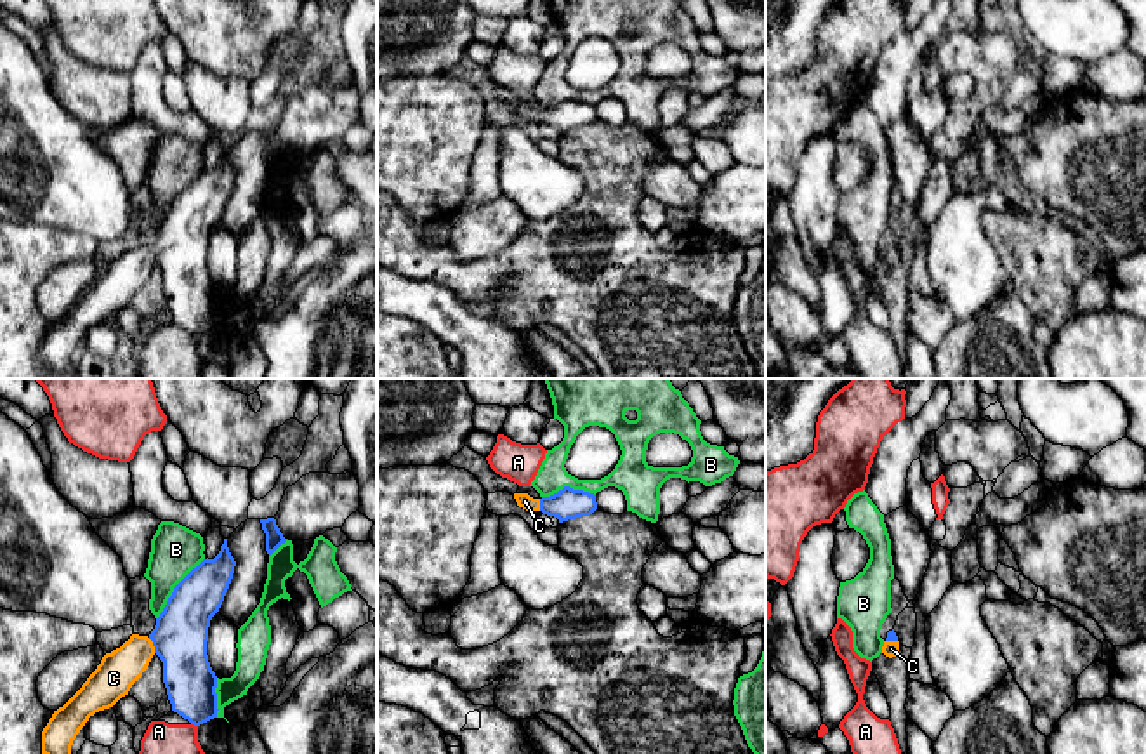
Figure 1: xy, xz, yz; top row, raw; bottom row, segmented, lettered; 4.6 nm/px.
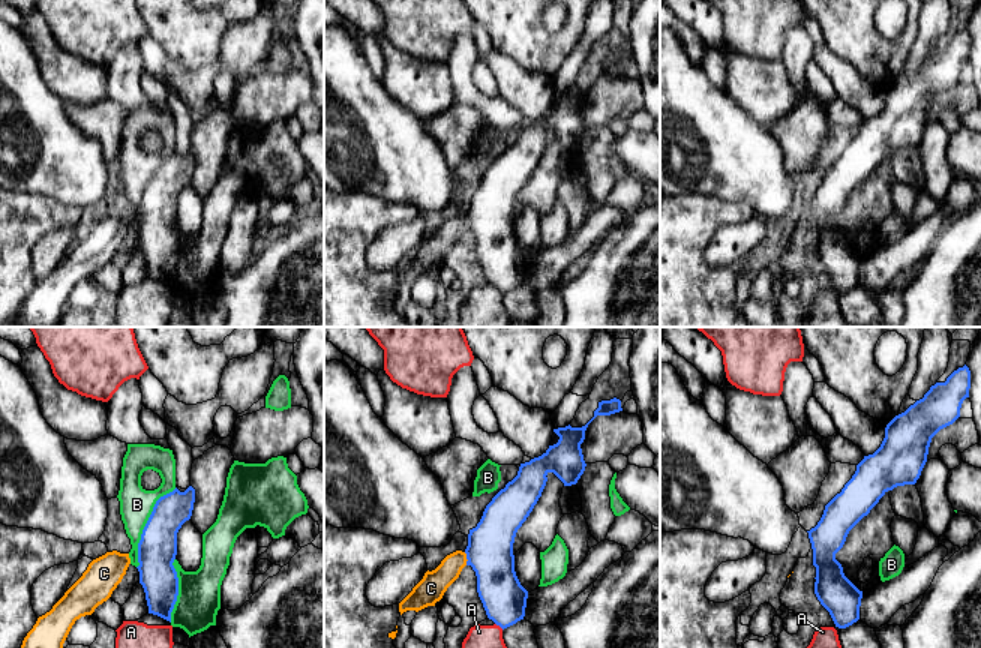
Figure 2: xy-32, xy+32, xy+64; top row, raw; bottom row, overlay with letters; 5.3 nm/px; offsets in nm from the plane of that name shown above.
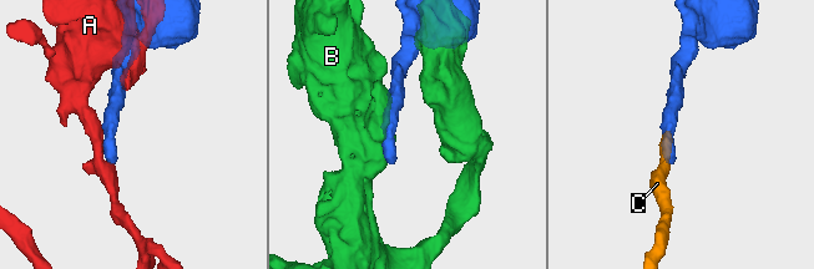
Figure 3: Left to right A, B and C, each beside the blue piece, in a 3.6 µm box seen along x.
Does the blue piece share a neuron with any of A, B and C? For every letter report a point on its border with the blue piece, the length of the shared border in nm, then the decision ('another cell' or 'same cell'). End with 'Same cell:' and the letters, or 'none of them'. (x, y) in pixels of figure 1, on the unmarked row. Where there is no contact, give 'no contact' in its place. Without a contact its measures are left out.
A: xy (195, 336) | 40 nm | another cell
B: xy (174, 200) | 360 nm | another cell
C: xy (153, 256) | 80 nm | same cell
Same cell: C

